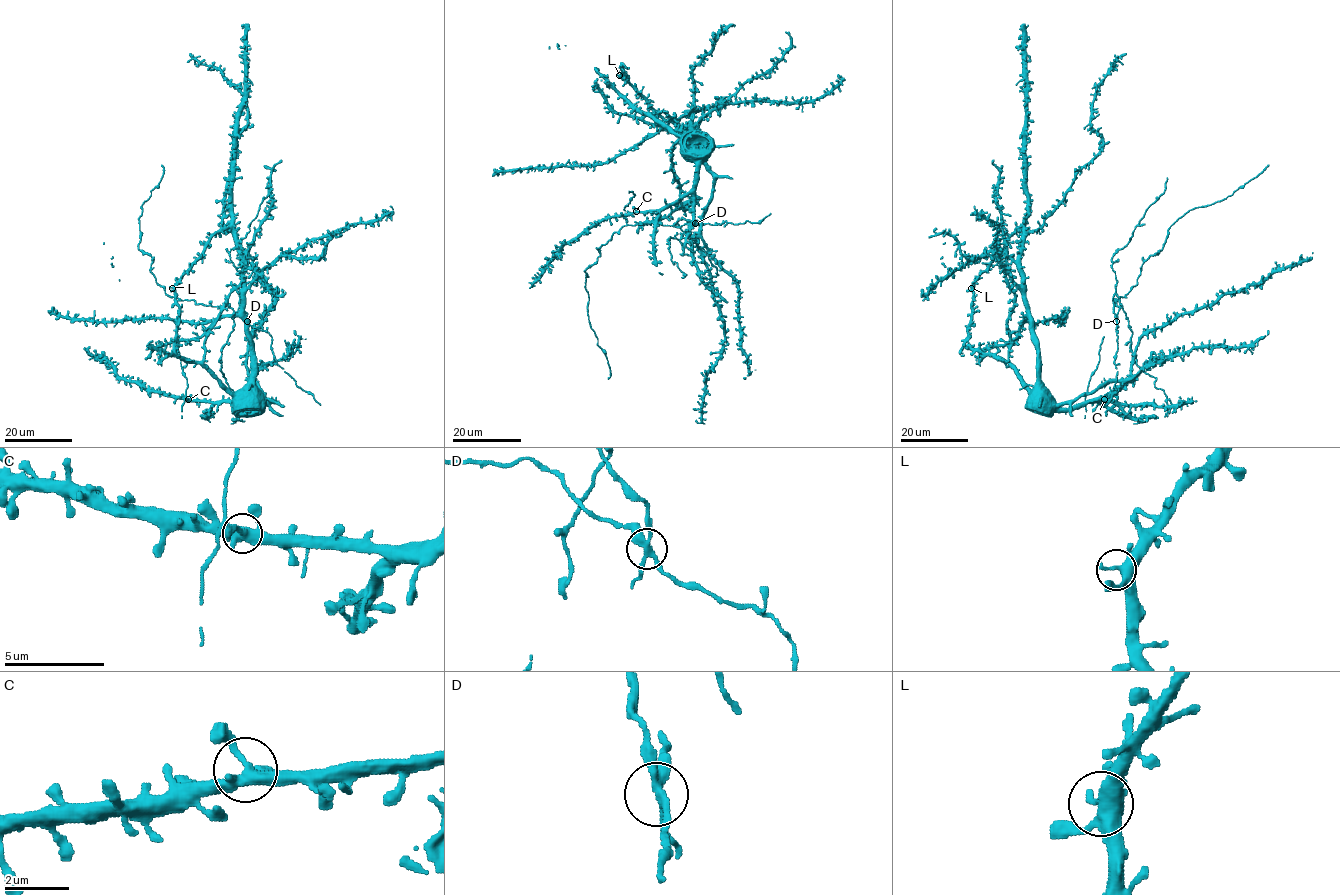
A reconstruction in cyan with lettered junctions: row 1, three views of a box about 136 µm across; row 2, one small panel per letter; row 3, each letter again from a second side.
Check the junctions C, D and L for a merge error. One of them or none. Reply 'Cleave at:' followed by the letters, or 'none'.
Cleave at: D

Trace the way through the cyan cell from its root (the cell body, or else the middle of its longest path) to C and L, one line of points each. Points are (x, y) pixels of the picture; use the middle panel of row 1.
C: (691, 137), (686, 140), (684, 150), (695, 164), (693, 188), (661, 208), (636, 211)
L: (691, 137), (700, 138), (701, 142), (690, 131), (689, 125), (679, 127), (665, 121), (619, 75)

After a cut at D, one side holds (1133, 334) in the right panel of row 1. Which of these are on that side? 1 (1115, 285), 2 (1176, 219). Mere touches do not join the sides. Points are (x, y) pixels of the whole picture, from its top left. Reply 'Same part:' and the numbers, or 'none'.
Same part: 1

